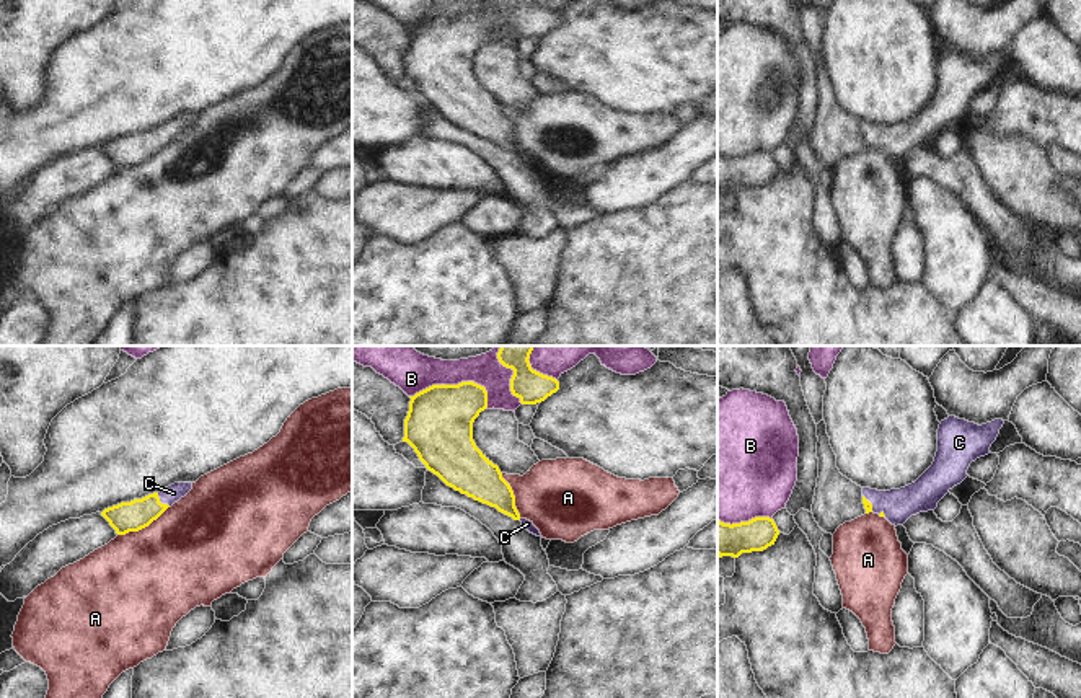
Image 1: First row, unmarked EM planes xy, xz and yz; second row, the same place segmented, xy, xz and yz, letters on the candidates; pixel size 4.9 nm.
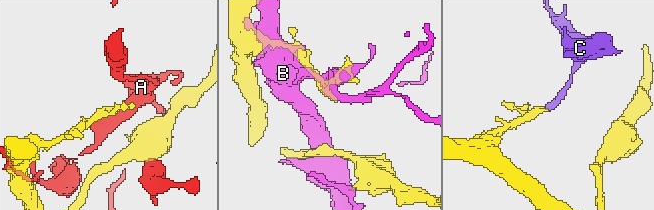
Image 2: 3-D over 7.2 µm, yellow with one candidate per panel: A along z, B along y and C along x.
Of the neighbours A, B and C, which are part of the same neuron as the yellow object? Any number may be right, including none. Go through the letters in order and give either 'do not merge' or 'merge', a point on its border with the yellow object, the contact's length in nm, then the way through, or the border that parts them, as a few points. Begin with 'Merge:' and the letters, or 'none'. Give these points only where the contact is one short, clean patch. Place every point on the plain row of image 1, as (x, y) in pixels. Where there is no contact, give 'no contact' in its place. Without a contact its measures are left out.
Merge: C
A: do not merge | xy (142, 162) | 300 nm
B: do not merge | xz (457, 20) | 400 nm
C: merge | xy (160, 137) | 100 nm | across xy (137, 149), (160, 137), (173, 128)

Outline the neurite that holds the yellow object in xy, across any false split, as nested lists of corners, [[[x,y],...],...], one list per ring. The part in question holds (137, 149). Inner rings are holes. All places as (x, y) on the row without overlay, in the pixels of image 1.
[[[174,117],[160,127],[108,142],[101,147],[101,150],[109,157],[117,170],[139,166],[157,155],[168,142],[184,132],[191,124],[192,117]]]

